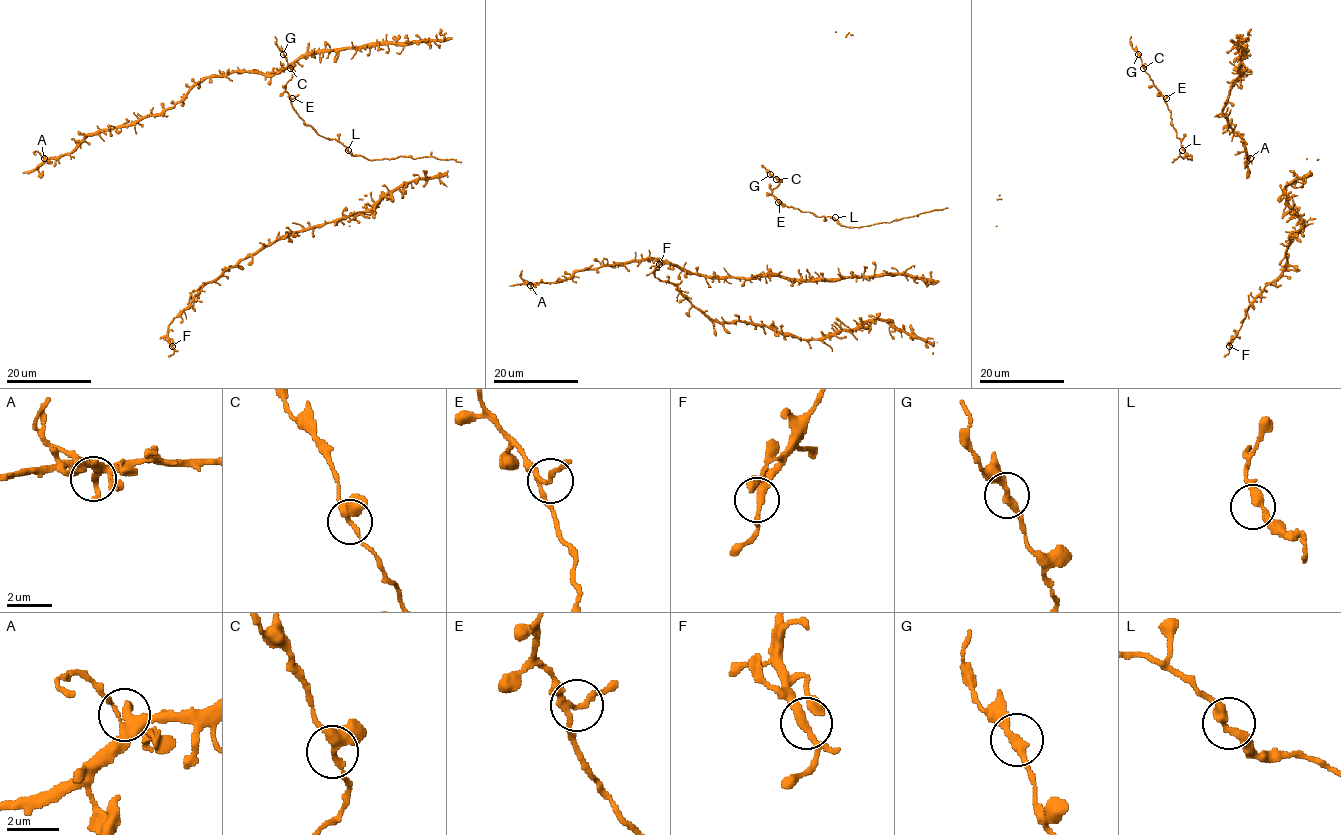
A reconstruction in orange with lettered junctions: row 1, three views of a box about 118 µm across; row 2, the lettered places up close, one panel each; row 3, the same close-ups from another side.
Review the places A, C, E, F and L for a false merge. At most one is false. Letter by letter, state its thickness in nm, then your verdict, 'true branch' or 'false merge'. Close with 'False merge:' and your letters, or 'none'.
A: calibre 260 nm; true branch
C: calibre 280 nm; true branch
E: calibre 180 nm; true branch
F: calibre 320 nm; true branch
L: calibre 320 nm; true branch
False merge: none

